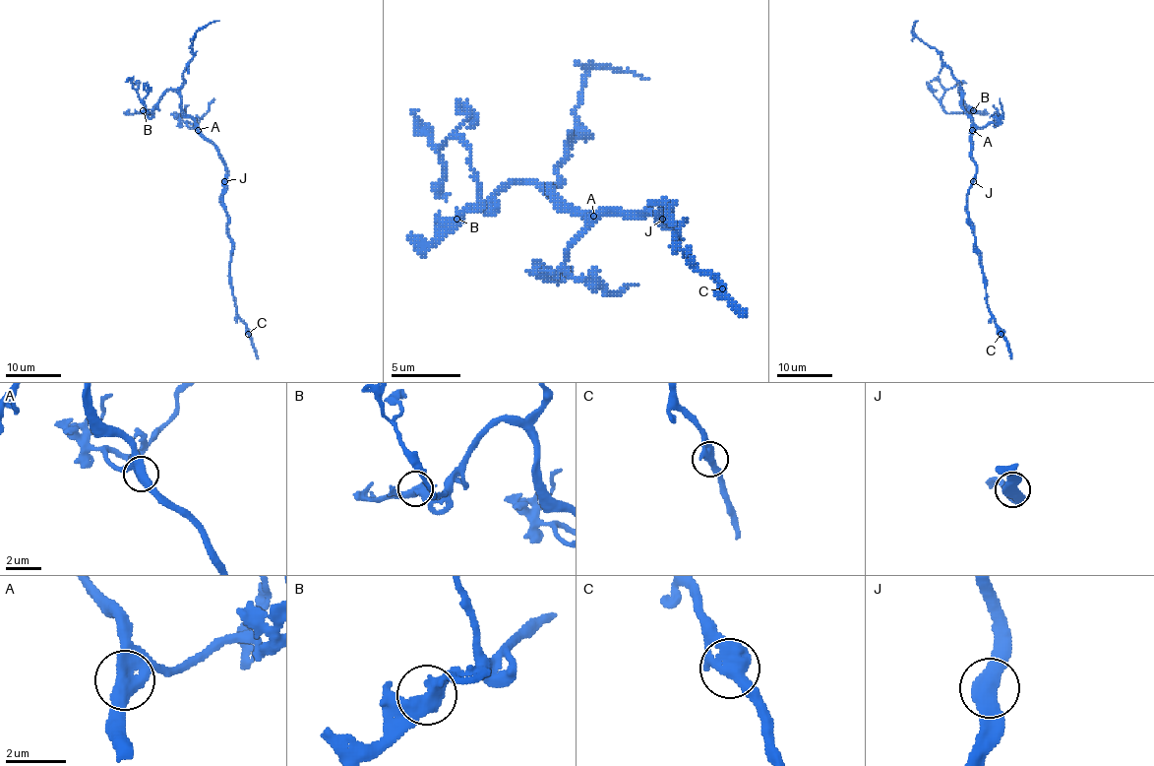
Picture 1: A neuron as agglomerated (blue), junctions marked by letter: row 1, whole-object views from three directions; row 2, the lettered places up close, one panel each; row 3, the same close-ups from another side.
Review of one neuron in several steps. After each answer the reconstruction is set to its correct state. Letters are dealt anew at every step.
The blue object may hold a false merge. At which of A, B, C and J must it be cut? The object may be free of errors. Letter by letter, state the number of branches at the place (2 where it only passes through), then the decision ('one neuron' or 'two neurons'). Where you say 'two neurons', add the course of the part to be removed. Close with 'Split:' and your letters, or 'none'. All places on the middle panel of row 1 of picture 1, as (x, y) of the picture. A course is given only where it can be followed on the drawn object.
A: branches 2; one neuron
B: branches 2; one neuron
C: branches 2; one neuron
J: branches 2; one neuron
Split: none

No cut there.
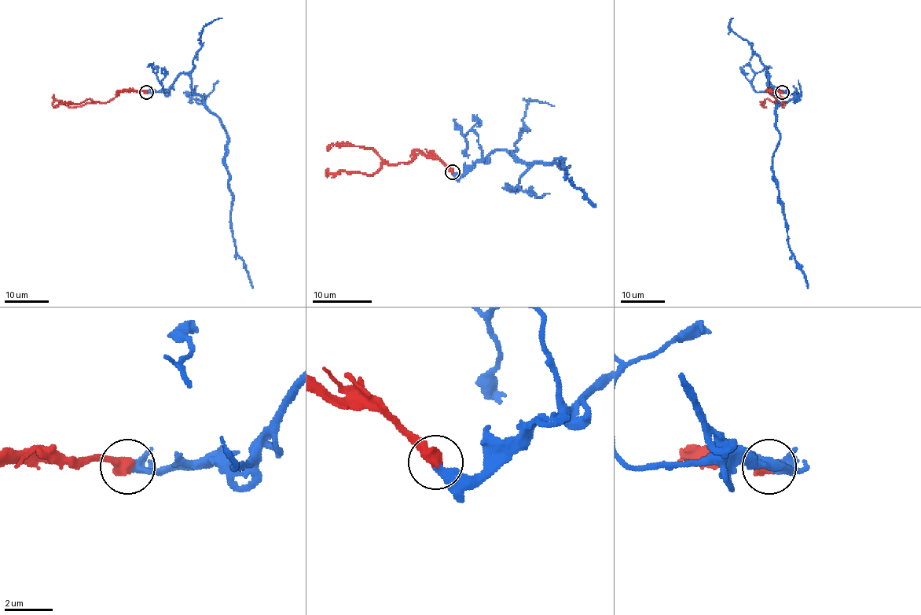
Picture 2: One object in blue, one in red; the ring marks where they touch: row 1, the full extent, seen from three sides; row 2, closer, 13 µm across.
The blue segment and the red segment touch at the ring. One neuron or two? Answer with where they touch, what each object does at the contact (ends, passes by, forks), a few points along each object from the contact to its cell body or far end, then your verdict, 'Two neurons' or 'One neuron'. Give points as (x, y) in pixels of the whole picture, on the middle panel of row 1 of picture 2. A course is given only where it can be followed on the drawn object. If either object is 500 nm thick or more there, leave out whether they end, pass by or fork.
Place: (452, 171). Course of blue: (453, 171), (464, 175), (496, 150), (514, 153), (526, 163), (562, 168), (559, 158), (566, 175), (596, 205). Course of red: (452, 171), (438, 160), (417, 153), (410, 160), (383, 163), (372, 174), (332, 173), (327, 168). One neuron

